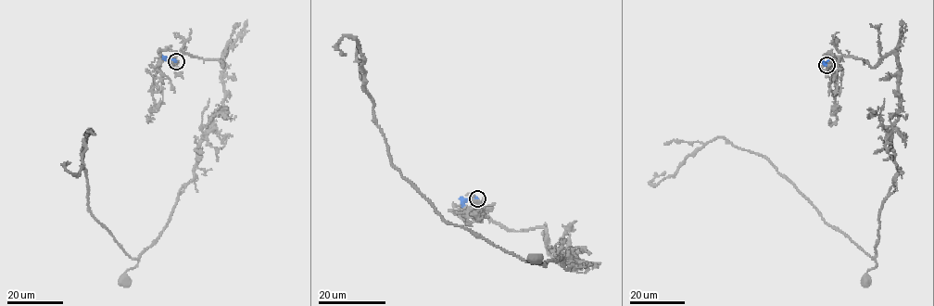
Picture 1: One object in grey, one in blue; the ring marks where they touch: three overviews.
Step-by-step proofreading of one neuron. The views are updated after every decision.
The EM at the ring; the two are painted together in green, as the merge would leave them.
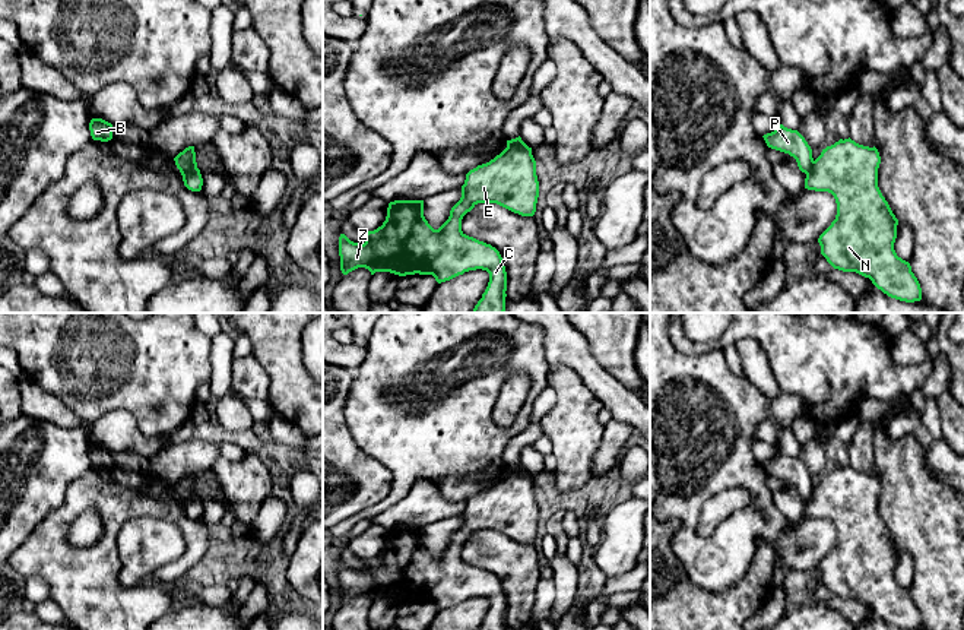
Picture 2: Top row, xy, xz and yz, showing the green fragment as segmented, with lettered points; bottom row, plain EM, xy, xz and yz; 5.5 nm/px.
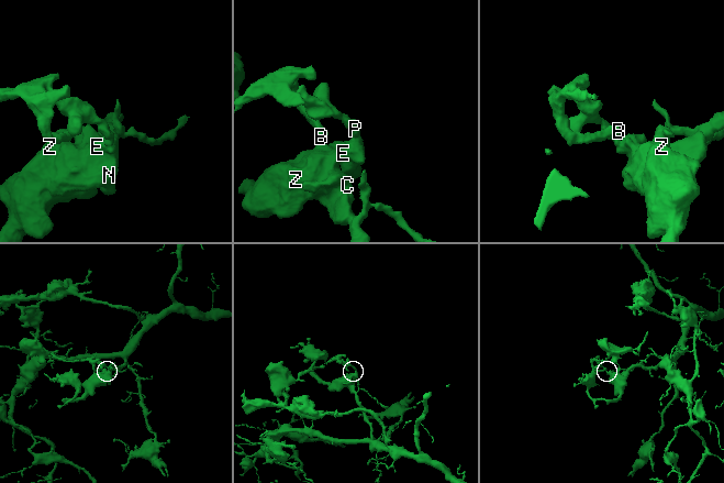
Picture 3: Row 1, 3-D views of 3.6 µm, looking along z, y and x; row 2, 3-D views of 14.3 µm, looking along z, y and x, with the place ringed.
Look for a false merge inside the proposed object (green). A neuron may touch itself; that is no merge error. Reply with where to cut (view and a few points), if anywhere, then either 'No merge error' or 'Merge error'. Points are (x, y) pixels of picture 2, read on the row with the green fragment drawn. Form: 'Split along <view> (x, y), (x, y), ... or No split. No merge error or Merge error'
Split along xy (196, 167), (181, 173). Merge error

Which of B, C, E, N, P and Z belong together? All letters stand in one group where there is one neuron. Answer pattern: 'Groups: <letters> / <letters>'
Groups: B P / C E N Z

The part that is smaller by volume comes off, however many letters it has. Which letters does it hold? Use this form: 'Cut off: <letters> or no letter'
Cut off: B, P

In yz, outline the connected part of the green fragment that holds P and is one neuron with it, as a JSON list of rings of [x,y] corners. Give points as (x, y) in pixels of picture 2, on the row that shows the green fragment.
[[[780,124],[774,132],[767,133],[762,137],[768,148],[793,156],[802,172],[806,174],[812,168],[812,149],[797,130]]]

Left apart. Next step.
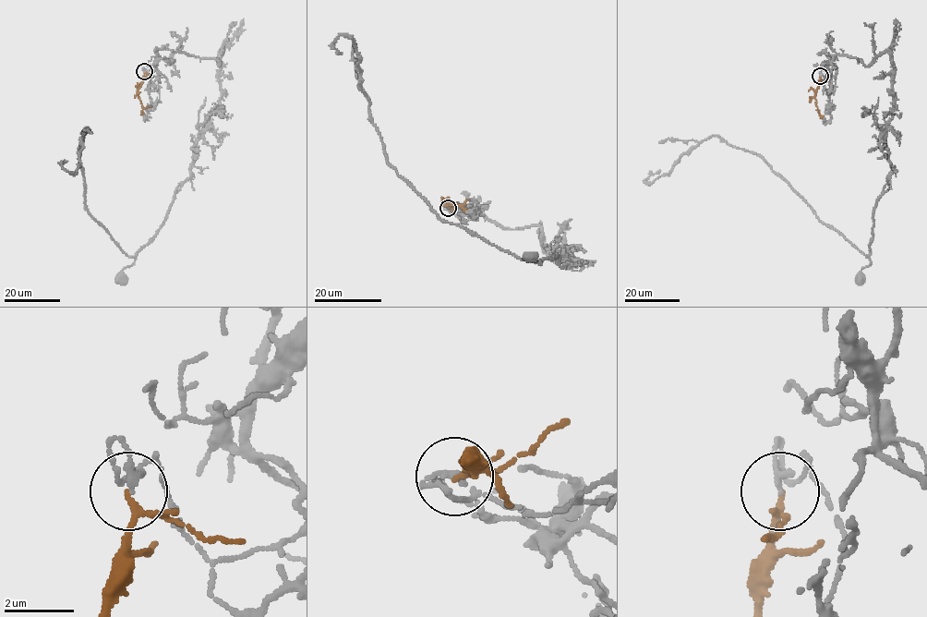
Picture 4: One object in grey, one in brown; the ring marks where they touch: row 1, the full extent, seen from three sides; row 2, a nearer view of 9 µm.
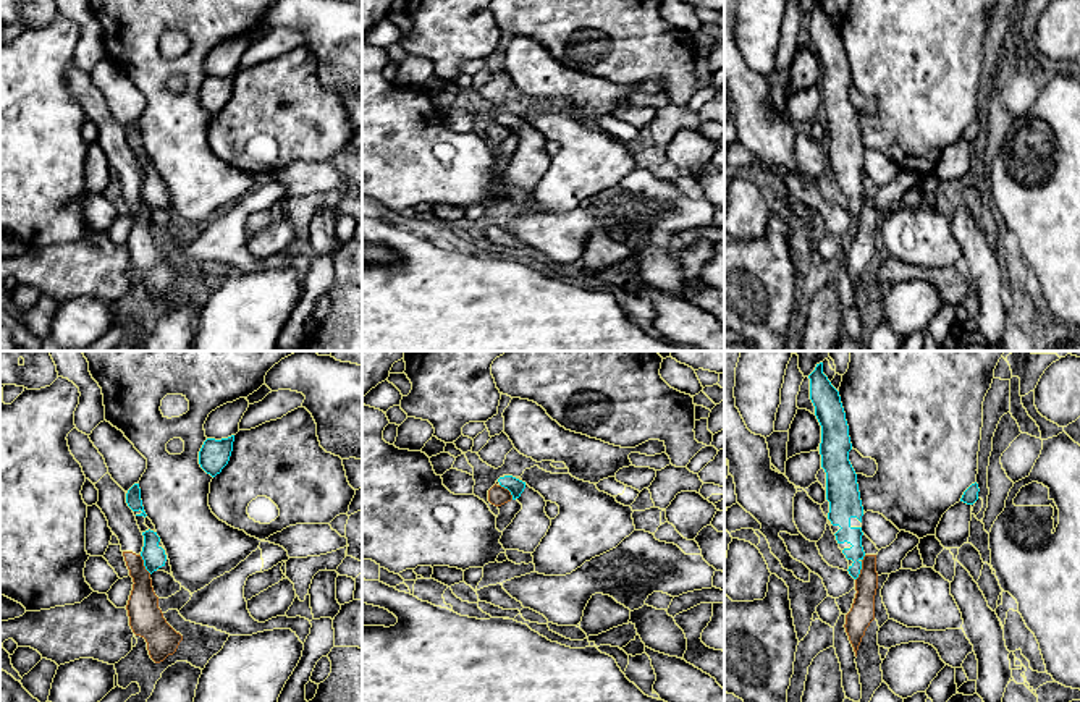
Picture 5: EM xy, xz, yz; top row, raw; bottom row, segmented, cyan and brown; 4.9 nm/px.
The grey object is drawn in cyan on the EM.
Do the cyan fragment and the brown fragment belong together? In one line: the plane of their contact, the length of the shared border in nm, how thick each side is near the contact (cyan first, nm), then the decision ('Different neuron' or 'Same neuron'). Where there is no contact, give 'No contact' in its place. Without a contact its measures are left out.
Touches cyan in yz. Shared border 140 nm. Thickness 90 nm (cyan) against 120 nm. Different neuron

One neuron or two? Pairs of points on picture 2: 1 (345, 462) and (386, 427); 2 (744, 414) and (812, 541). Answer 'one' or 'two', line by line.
1: two
2: one

